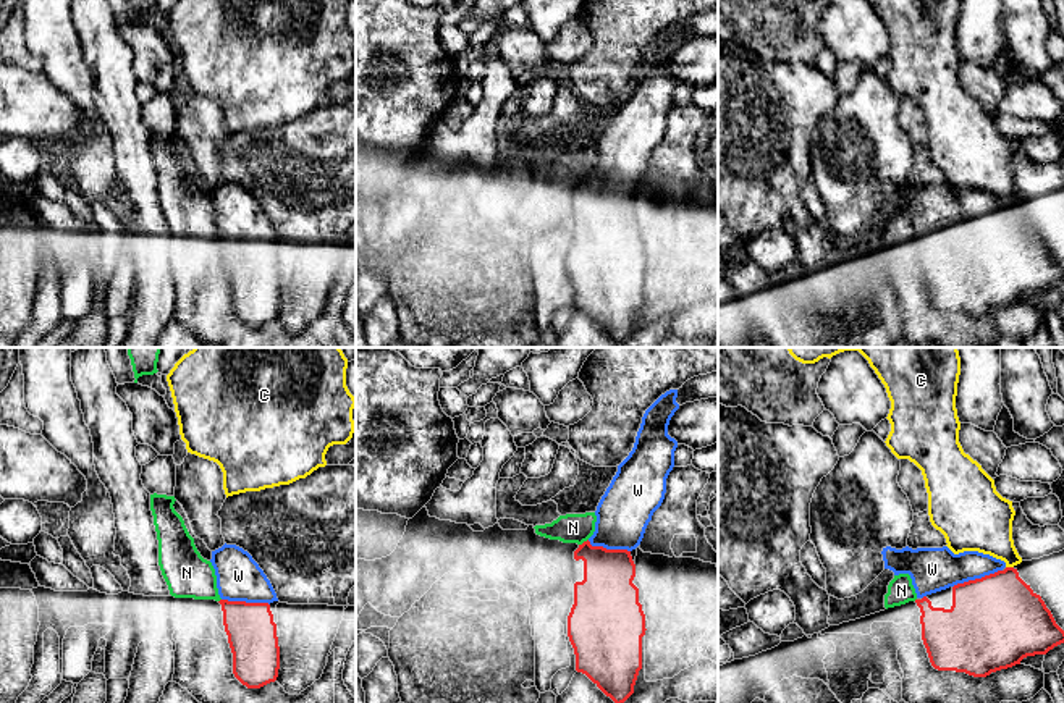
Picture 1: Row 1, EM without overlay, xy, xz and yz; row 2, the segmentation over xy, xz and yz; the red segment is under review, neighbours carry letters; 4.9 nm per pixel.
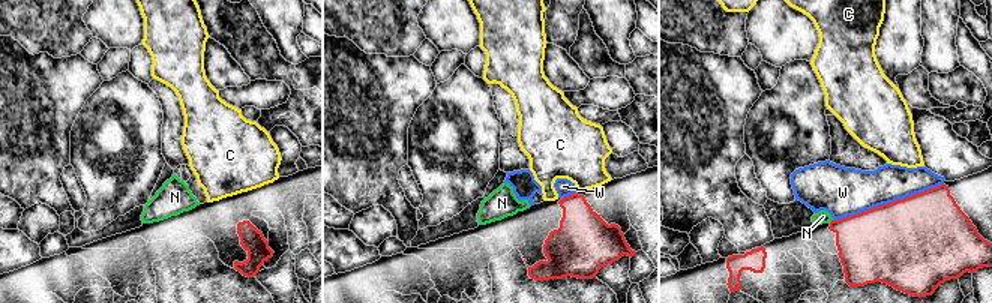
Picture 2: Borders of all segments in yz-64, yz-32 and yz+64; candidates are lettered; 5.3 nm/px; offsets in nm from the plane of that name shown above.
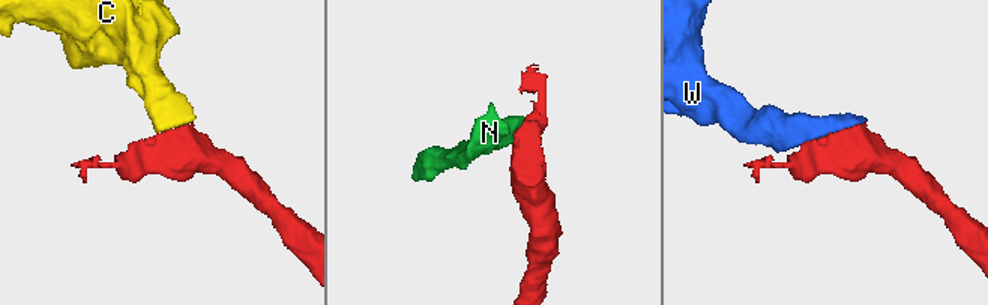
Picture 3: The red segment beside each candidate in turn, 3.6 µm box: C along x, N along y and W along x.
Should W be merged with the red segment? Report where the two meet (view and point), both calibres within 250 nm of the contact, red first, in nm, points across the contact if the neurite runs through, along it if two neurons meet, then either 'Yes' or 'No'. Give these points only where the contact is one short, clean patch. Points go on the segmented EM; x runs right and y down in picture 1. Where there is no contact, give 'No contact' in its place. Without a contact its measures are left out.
Touches red at yz (977, 579). Thickness 460 nm (red) against 220 nm. Yes

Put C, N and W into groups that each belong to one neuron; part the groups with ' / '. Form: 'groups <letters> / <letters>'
groups C / N / W

